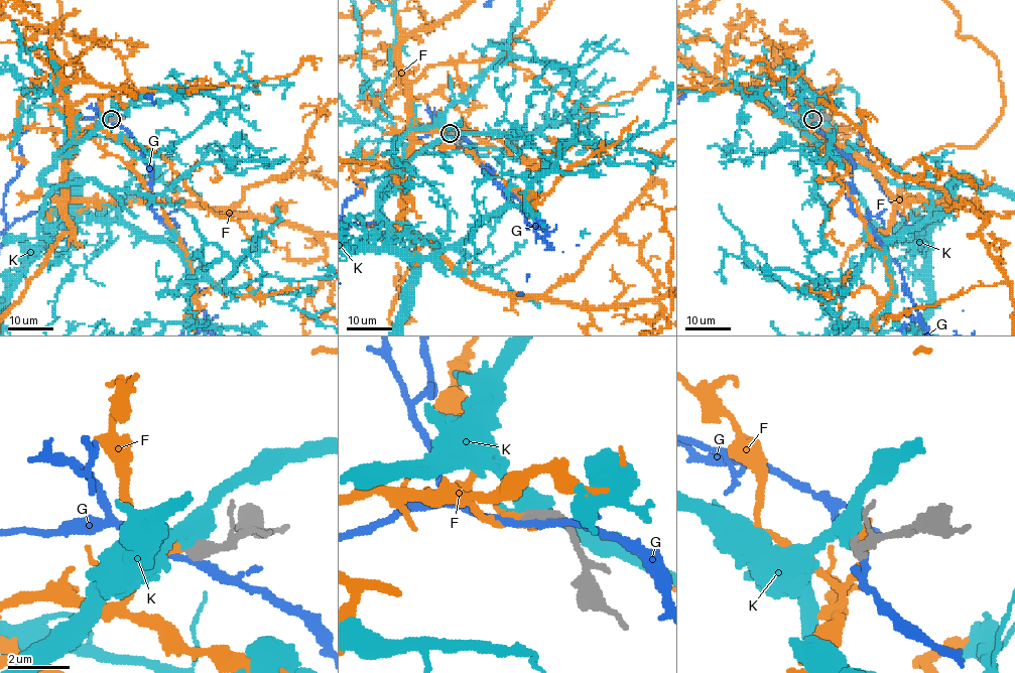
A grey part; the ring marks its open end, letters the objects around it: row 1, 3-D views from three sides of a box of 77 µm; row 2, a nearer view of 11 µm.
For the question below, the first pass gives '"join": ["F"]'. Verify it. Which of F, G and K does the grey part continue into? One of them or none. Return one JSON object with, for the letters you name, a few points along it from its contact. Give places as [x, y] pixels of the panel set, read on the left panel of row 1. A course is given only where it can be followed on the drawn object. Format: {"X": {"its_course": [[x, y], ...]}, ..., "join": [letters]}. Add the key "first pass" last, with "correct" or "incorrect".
{"F": {"its_course": [[111, 119], [76, 132], [66, 166], [76, 151], [56, 143], [50, 108], [74, 60]]}, "join": ["F"], "first pass": "correct"}

